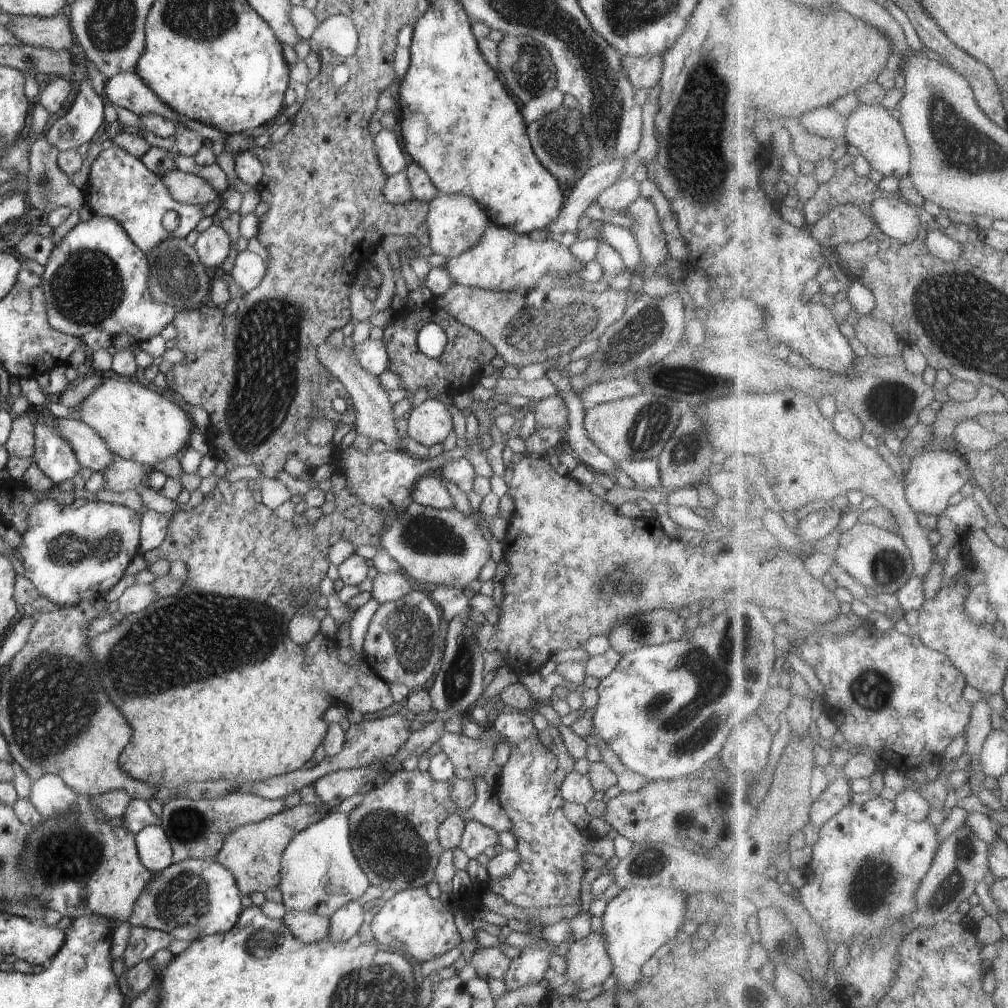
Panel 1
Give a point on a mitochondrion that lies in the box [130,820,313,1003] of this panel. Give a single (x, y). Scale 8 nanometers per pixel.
(184, 900)

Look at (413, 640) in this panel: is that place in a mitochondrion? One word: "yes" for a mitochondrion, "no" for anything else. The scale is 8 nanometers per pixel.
yes

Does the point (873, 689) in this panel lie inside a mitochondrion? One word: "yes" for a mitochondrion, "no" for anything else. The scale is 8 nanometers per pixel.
yes

